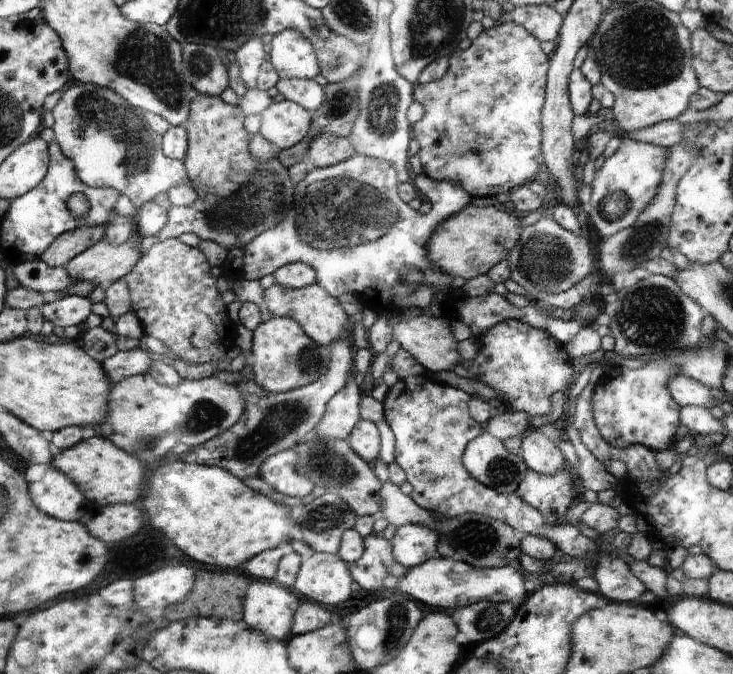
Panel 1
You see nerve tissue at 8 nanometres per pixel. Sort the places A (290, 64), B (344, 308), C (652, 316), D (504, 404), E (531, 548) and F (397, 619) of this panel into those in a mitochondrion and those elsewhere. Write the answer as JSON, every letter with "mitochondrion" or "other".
{"A":"other","B":"other","C":"mitochondrion","D":"other","E":"other","F":"mitochondrion"}

